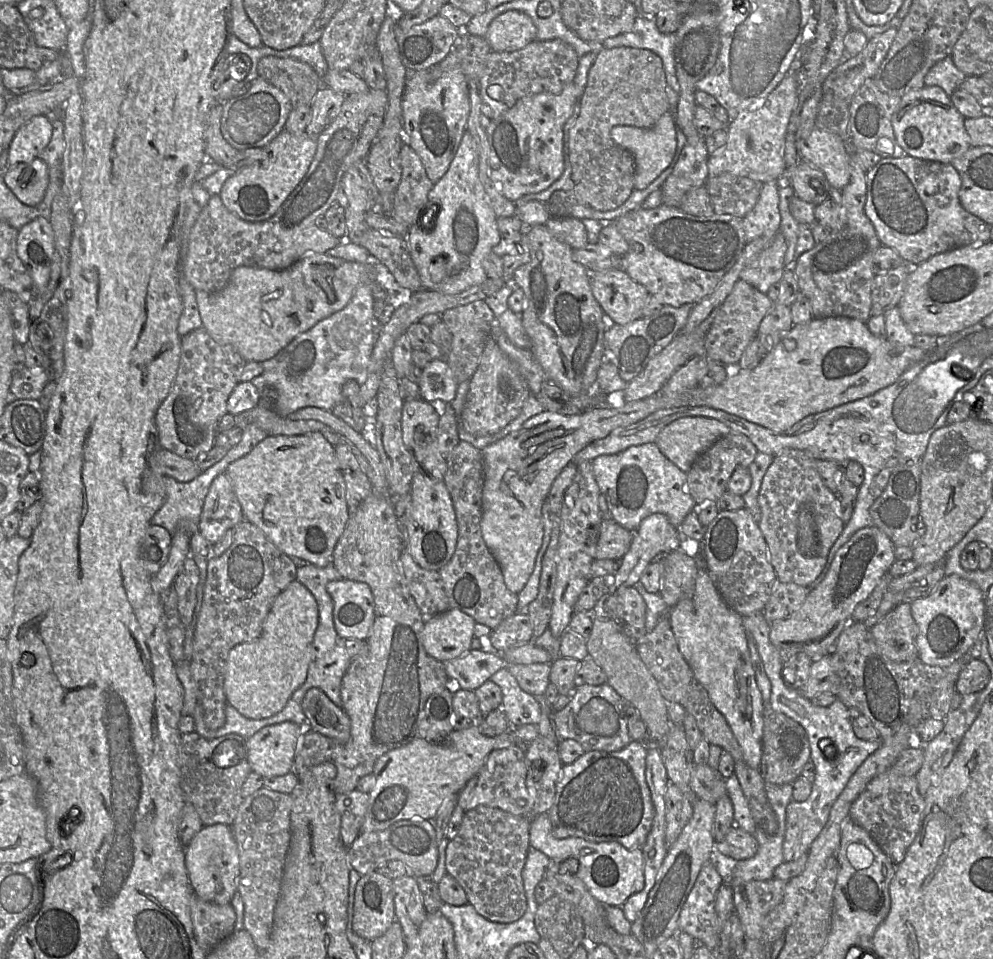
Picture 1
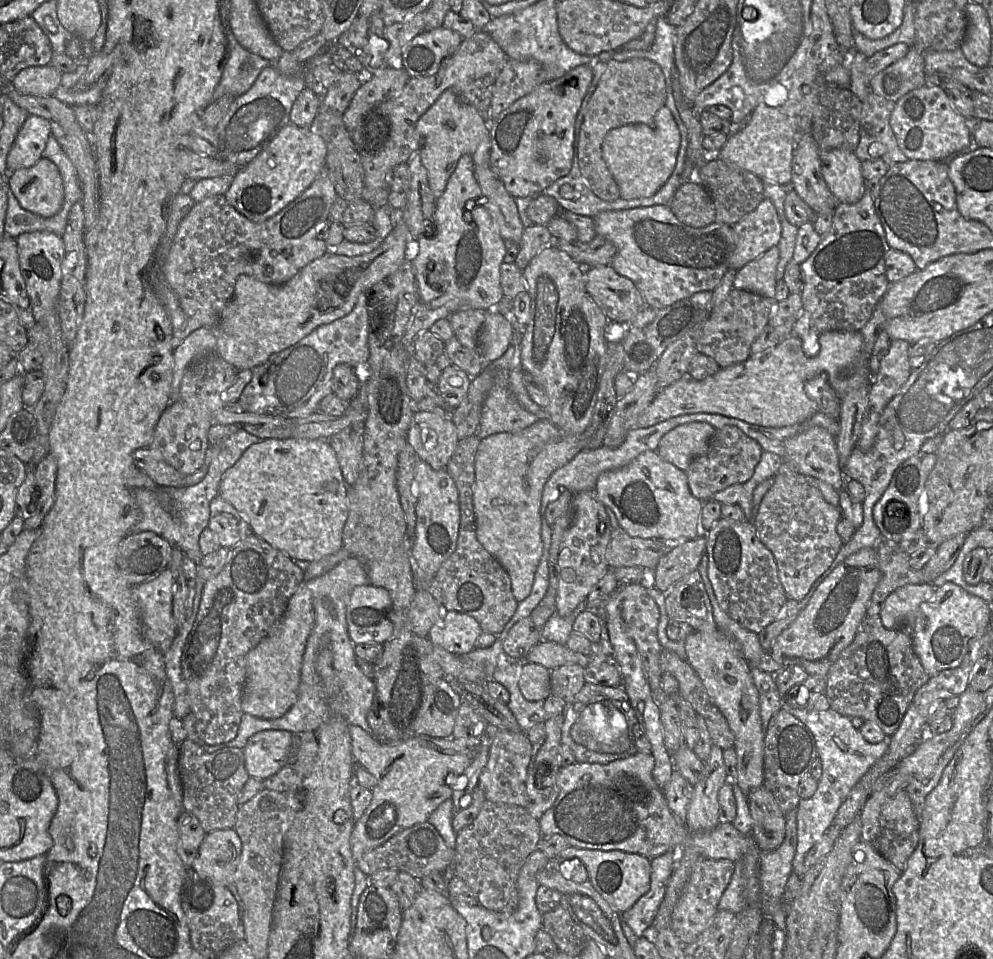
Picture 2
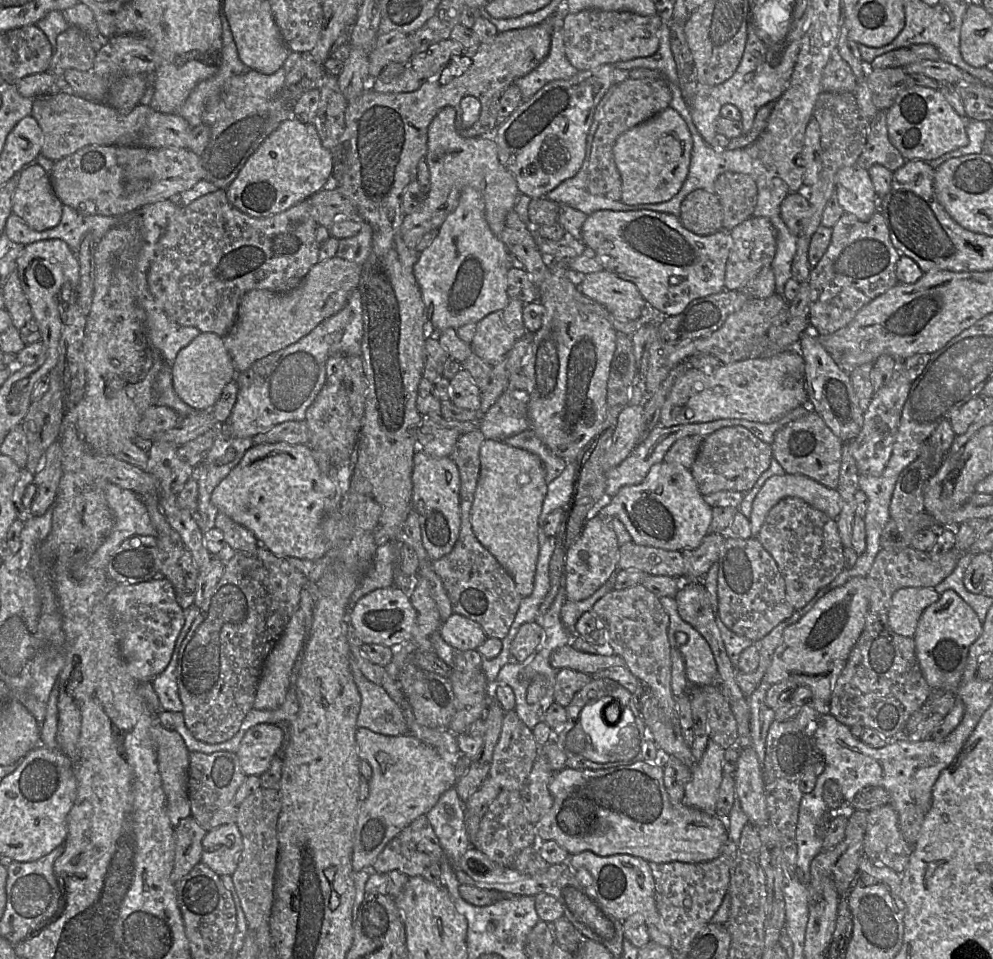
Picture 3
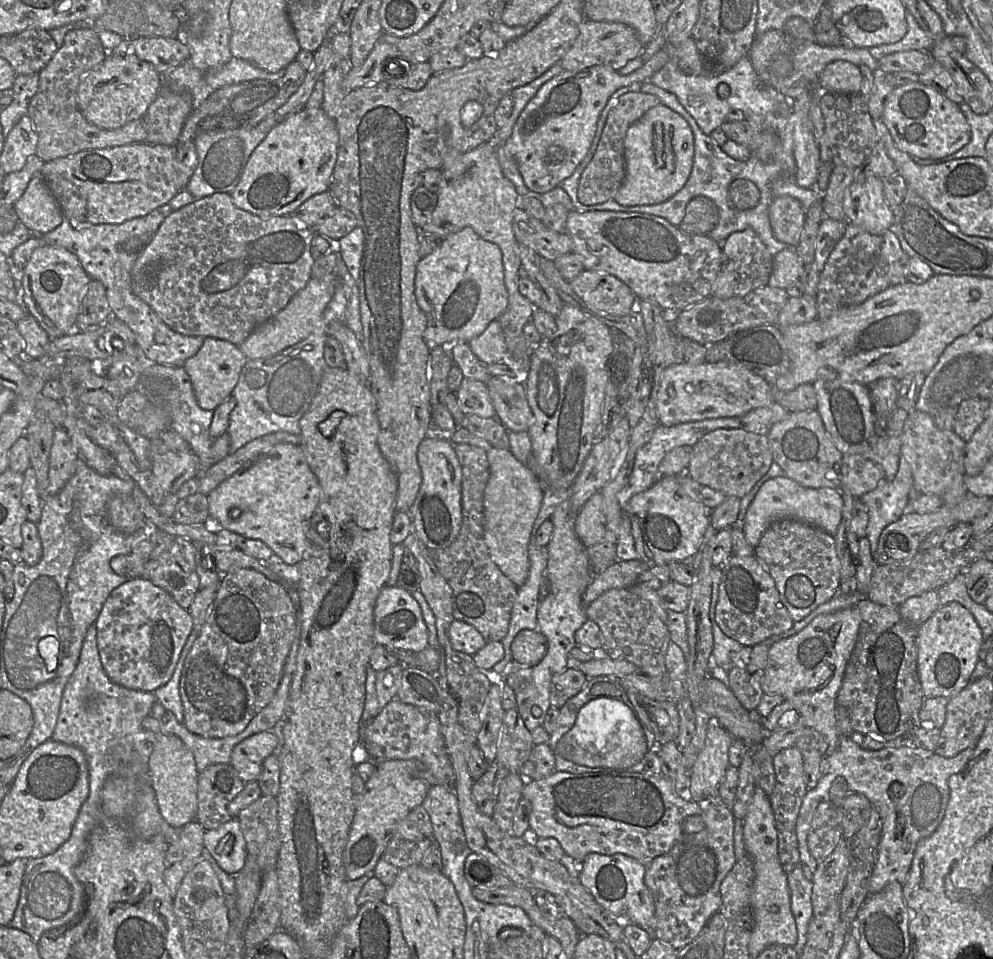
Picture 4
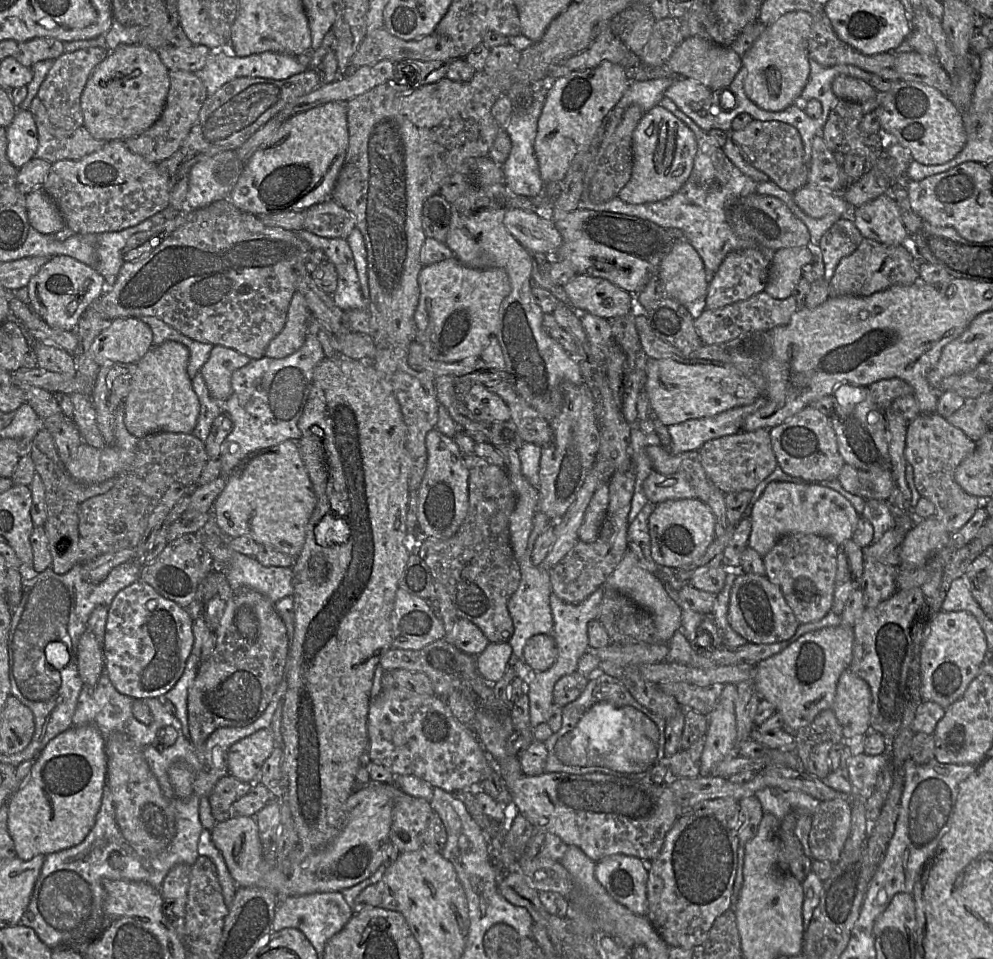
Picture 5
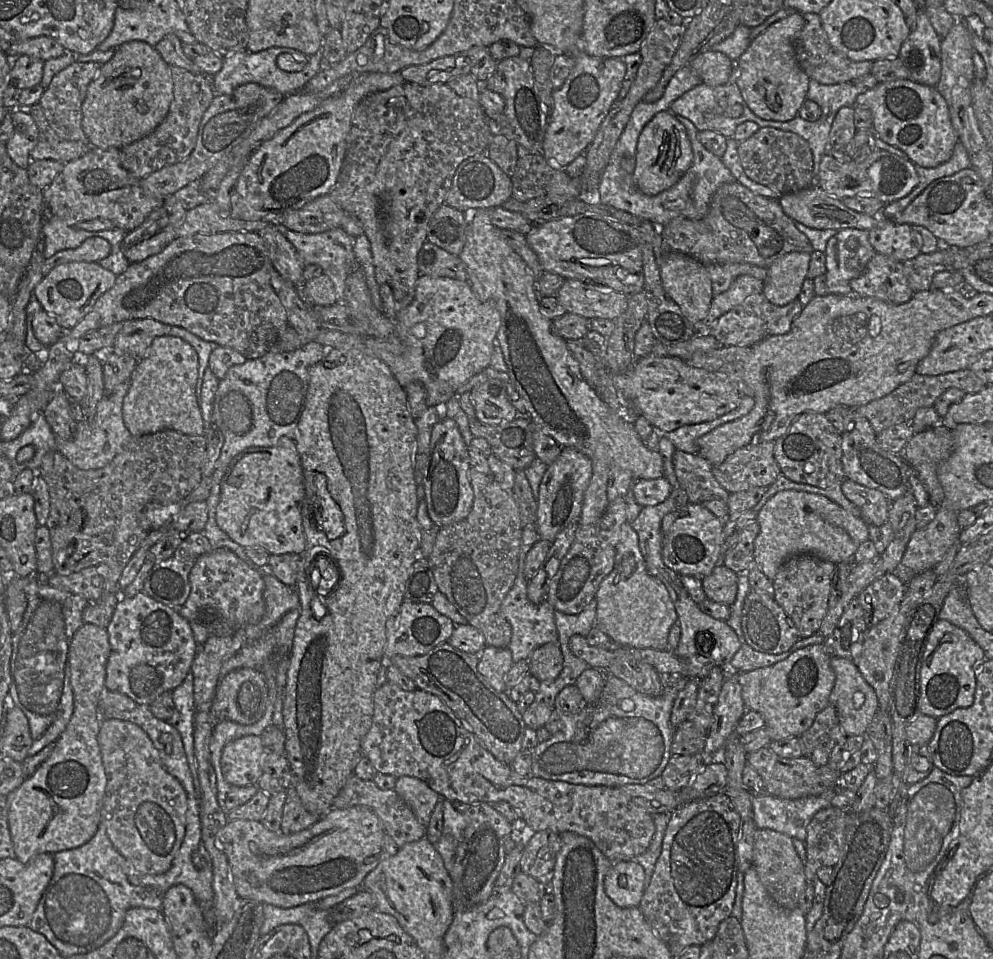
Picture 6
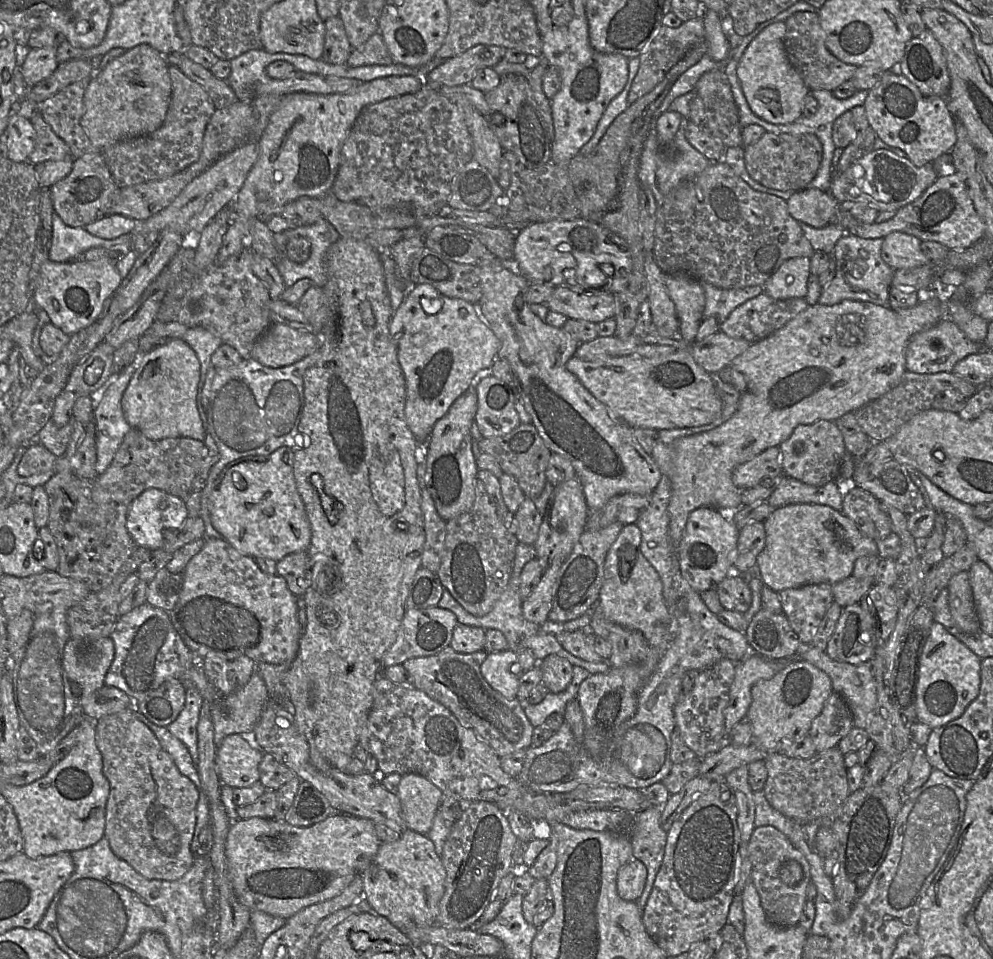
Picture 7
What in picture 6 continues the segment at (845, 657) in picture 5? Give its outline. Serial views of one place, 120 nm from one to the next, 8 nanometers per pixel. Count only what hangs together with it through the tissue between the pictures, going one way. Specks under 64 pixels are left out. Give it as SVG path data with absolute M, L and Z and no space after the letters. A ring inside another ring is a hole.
M824 643L814 644L794 651L785 660L771 666L736 673L742 686L746 709L761 714L771 741L801 736L811 727L817 714L830 704L829 698L835 684L835 673L830 665L830 659L831 655L827 652Z

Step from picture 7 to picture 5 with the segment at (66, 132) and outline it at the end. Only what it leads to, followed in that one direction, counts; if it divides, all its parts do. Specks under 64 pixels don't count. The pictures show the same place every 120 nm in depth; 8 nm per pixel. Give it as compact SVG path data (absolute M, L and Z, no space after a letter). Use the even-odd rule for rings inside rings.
M90 47L74 52L65 52L54 60L53 66L40 85L37 94L54 126L66 130L83 126L81 94L92 71L108 56L109 52L107 48Z

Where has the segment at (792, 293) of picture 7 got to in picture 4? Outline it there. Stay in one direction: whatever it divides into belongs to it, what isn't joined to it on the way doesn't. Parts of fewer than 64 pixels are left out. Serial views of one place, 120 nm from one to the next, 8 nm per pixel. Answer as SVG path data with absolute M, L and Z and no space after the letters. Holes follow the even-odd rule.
M787 247L773 256L768 286L786 289L799 280L804 265L794 247Z

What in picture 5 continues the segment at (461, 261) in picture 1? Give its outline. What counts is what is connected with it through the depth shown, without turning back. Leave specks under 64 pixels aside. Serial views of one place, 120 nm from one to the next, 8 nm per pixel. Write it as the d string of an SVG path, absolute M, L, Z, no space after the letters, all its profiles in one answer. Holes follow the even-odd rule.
M455 256L445 259L443 261L423 266L418 275L418 284L420 289L420 296L416 311L414 313L414 320L416 323L416 338L415 341L421 343L428 355L438 361L442 362L458 362L468 357L480 357L481 352L488 344L491 336L497 336L497 325L499 320L499 311L503 300L510 294L511 286L507 272L502 268L486 268L476 269L461 263Z

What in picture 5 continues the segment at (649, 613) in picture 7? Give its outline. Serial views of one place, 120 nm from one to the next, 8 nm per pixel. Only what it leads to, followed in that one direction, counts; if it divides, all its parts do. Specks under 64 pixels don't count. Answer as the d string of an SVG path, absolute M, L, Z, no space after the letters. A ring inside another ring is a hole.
M626 550L619 565L606 579L604 587L621 592L652 615L656 627L657 642L669 643L674 633L680 629L681 607L669 596L663 582L645 569L639 563L637 555L631 550Z

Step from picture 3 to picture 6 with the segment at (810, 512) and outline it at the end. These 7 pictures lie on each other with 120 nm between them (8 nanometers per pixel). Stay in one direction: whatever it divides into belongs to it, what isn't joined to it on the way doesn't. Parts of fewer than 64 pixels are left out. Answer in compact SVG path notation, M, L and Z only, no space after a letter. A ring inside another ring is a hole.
M808 554L787 559L779 568L774 585L774 599L784 609L803 638L817 633L827 609L836 565Z

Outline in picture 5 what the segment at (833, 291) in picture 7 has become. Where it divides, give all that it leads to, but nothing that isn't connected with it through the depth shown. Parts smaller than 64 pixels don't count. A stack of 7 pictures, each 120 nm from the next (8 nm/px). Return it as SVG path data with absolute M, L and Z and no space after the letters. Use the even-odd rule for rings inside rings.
M851 217L837 219L823 234L819 243L824 263L823 279L829 282L840 260L853 253L863 239Z

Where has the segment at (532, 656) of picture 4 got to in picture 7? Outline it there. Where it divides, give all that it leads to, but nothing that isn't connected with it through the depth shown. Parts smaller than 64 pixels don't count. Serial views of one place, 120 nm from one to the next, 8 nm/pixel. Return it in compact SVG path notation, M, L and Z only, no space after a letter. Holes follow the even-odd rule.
M550 654L538 662L542 673L542 684L548 692L560 693L570 684L573 677L573 665L556 654Z

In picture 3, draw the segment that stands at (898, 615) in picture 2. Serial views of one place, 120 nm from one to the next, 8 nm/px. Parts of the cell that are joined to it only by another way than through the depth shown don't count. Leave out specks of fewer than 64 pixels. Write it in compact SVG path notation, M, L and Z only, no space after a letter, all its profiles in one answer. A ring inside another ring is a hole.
M906 587L897 590L887 613L890 628L898 635L914 637L923 611L937 602L940 596L934 588Z

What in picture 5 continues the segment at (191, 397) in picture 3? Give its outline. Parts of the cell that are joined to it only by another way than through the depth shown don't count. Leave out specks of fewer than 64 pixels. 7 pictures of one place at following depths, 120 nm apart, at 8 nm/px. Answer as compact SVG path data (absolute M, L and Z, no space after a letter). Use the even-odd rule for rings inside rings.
M213 345L208 360L200 372L212 398L224 402L232 394L231 377L235 370L252 359L234 349Z

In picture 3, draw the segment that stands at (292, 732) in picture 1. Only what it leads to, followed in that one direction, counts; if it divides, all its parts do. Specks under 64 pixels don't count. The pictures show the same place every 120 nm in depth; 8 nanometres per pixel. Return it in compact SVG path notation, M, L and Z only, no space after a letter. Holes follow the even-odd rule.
M259 724L247 731L243 737L237 756L246 777L260 777L278 754L283 740L283 732L277 725Z

